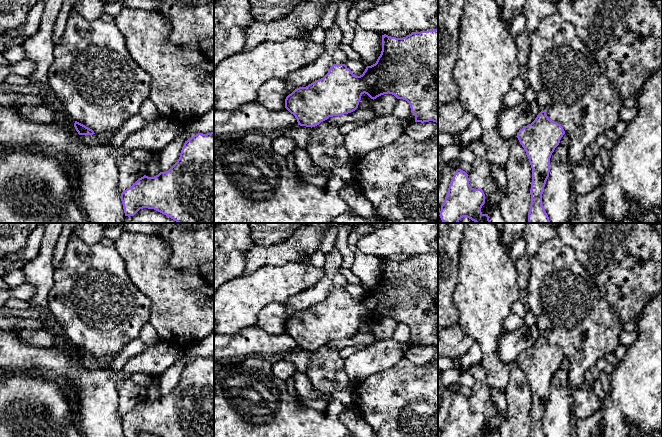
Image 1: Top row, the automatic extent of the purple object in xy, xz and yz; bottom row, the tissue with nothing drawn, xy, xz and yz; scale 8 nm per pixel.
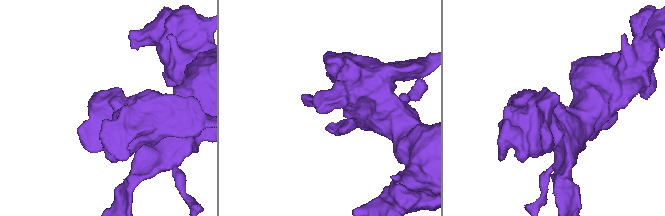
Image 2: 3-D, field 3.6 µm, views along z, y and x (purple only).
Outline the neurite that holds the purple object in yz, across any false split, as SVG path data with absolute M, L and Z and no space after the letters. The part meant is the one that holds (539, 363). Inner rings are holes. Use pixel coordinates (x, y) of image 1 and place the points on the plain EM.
M545 335L519 354L517 362L526 375L532 392L531 428L529 437L546 437L542 418L550 396L550 382L565 358L563 351L551 345Z

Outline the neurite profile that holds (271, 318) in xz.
M269 303L258 313L255 326L274 335L284 333L285 315L285 303Z

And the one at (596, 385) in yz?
M599 379L592 382L592 388L593 388L593 392L598 396L598 398L600 400L604 400L606 393L604 392Z

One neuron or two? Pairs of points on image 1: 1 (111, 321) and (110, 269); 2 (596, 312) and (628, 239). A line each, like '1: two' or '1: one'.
1: one
2: two

